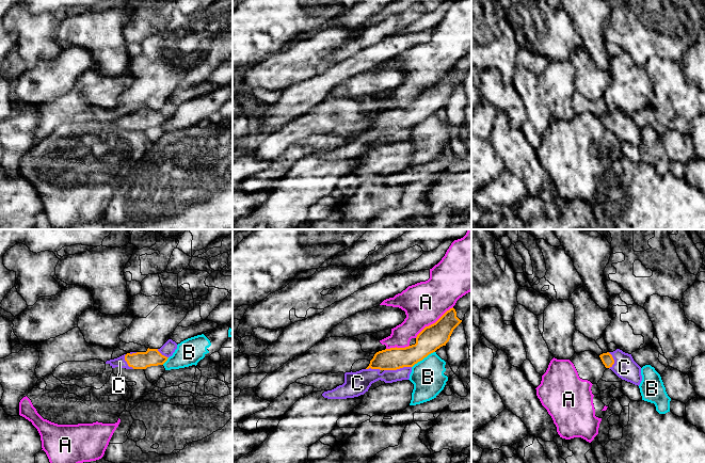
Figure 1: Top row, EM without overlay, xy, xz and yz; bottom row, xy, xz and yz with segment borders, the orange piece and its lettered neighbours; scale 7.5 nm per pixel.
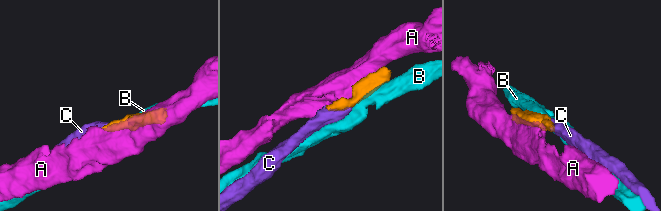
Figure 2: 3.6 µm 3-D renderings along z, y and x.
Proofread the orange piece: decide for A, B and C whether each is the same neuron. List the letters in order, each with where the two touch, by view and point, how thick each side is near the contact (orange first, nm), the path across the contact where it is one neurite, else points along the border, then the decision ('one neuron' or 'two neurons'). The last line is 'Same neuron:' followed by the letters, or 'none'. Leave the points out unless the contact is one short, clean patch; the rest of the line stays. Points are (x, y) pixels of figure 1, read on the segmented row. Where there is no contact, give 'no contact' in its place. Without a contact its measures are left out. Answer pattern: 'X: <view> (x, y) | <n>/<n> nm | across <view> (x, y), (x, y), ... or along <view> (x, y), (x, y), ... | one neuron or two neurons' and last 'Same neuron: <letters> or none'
A: xz (433, 323) | 190/320 nm | two neurons
B: xz (422, 358) | 190/240 nm | two neurons
C: xz (397, 368) | 170/130 nm | across xz (393, 358), (397, 363), (397, 368), (388, 376), (365, 377) | one neuron
Same neuron: C

